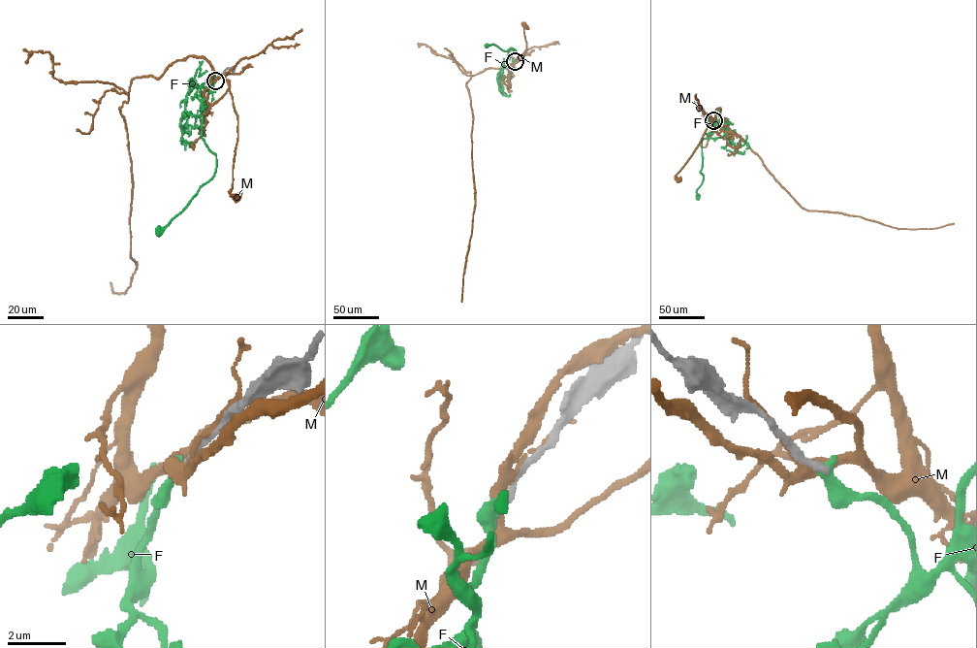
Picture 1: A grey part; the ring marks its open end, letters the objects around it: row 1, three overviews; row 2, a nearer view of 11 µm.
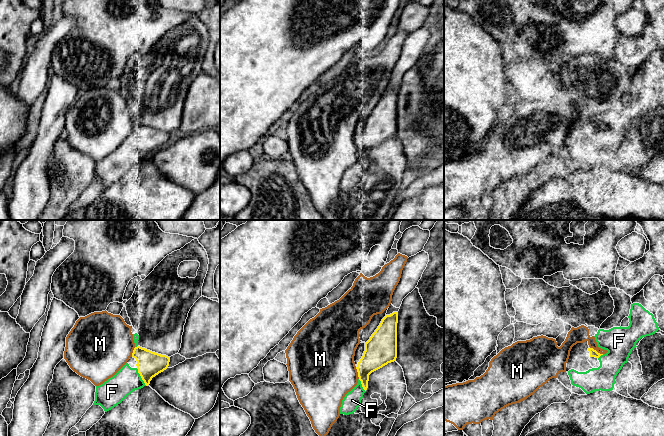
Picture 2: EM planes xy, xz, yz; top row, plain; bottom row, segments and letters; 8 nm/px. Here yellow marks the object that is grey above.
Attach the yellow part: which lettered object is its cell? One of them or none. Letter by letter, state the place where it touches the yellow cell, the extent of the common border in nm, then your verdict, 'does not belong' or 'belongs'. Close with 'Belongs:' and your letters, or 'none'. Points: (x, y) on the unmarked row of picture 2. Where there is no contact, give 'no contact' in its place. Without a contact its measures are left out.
F: contact xy (141, 153); length 170 nm; belongs
M: contact yz (595, 126); length 130 nm; does not belong
Belongs: F

